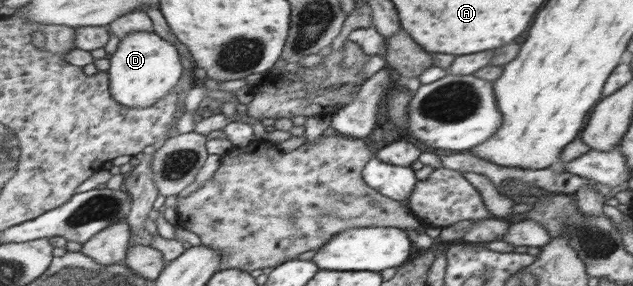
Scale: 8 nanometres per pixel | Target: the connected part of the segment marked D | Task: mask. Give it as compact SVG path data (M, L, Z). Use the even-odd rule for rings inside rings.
M131 32L120 40L111 54L110 90L118 103L129 107L152 107L170 91L178 87L185 69L180 62L179 50L154 32Z

